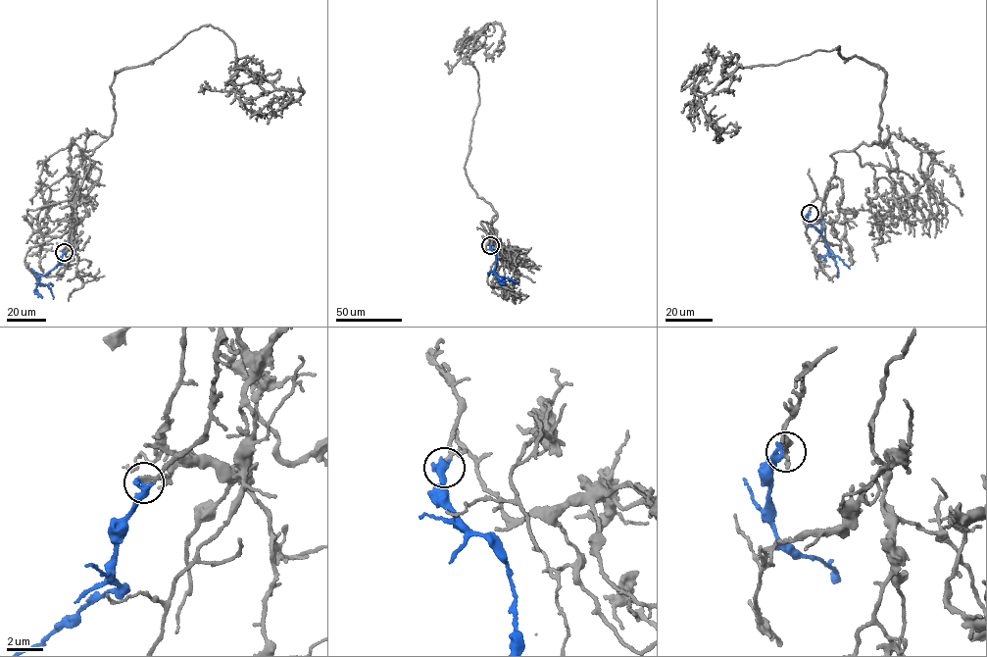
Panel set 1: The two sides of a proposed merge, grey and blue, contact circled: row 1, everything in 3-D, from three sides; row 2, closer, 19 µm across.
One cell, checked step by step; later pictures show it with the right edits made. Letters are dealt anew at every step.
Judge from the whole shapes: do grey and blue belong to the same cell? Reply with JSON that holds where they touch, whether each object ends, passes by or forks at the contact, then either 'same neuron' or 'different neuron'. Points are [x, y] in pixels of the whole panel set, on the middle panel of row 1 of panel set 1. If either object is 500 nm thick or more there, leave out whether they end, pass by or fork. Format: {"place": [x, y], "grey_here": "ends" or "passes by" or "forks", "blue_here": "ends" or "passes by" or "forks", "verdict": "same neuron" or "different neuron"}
{"place": [490, 245], "grey_here": "passes by", "blue_here": "ends", "verdict": "same neuron"}

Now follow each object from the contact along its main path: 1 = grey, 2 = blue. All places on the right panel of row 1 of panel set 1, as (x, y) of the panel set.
1: (810, 213), (830, 155), (880, 141), (885, 72), (839, 46), (737, 68), (700, 97), (718, 135), (707, 130)
2: (810, 213), (807, 222), (820, 231), (834, 256), (837, 277)

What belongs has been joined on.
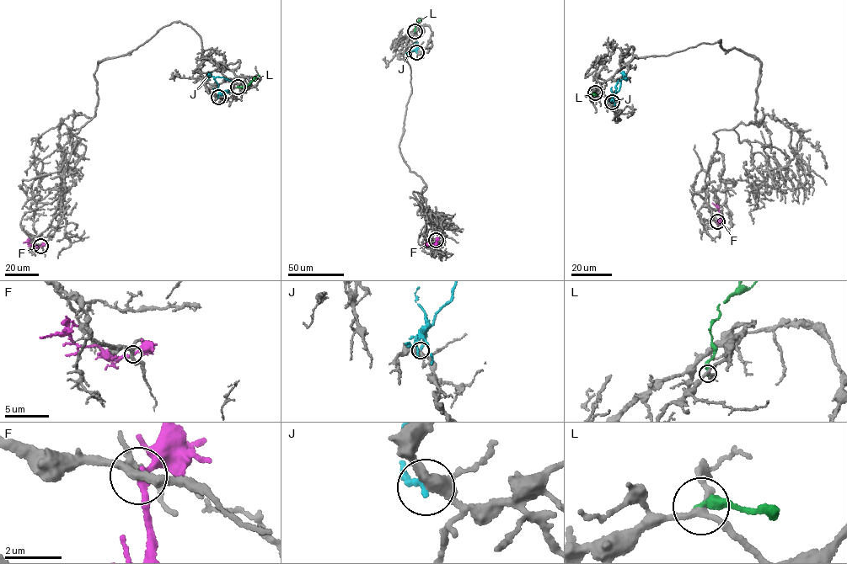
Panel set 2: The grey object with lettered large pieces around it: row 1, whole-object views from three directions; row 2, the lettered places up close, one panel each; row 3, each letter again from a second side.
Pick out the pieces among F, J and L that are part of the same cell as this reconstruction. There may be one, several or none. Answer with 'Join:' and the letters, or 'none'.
Join: none

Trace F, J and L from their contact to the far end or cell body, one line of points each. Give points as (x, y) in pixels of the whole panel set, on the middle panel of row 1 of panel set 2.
F: (436, 239), (434, 244), (424, 244)
J: (416, 52), (410, 51), (410, 48), (417, 42)
L: (415, 31), (415, 23), (421, 18)

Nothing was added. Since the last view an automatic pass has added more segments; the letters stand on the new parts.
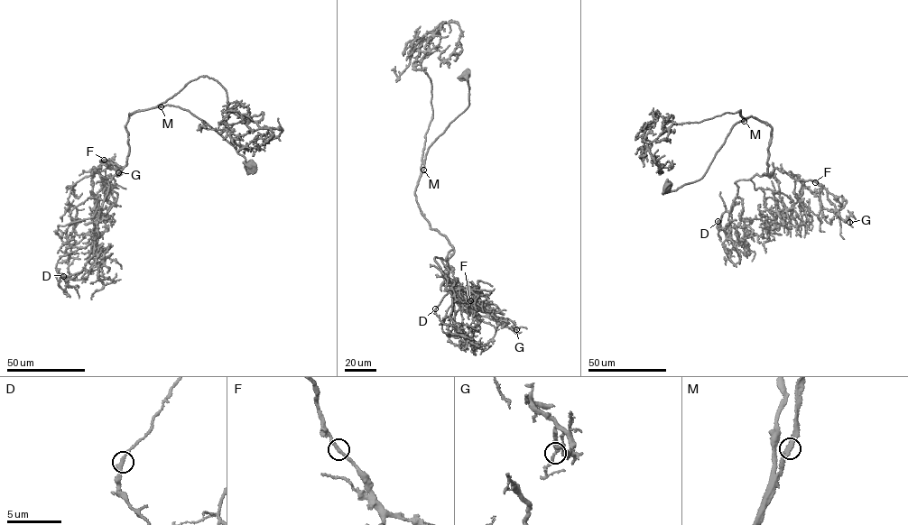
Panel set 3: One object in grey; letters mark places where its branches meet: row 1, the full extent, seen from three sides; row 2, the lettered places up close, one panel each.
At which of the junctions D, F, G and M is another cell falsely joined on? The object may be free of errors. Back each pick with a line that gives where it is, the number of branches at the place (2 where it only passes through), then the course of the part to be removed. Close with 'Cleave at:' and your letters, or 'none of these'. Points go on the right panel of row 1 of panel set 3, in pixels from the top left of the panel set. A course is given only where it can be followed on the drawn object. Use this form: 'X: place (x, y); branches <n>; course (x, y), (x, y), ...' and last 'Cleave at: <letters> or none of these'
Cleave at: none of these

